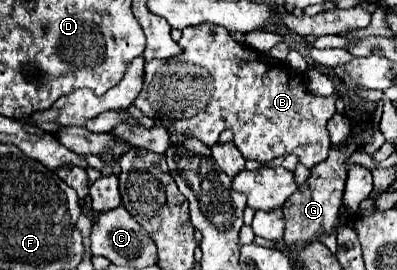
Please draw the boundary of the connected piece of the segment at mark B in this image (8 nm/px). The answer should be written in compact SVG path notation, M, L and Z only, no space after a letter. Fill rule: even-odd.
M215 24L185 28L179 44L183 52L179 52L177 56L169 60L145 62L143 88L133 102L143 114L147 114L149 118L157 118L157 124L167 128L169 132L173 130L181 132L183 136L197 136L209 148L219 140L219 134L229 128L235 134L235 146L247 160L269 162L283 154L295 154L301 164L313 168L327 158L331 146L325 126L337 112L337 100L343 98L339 92L331 96L313 94L307 88L305 74L289 68L287 64L269 60L265 52L235 42L225 28Z

